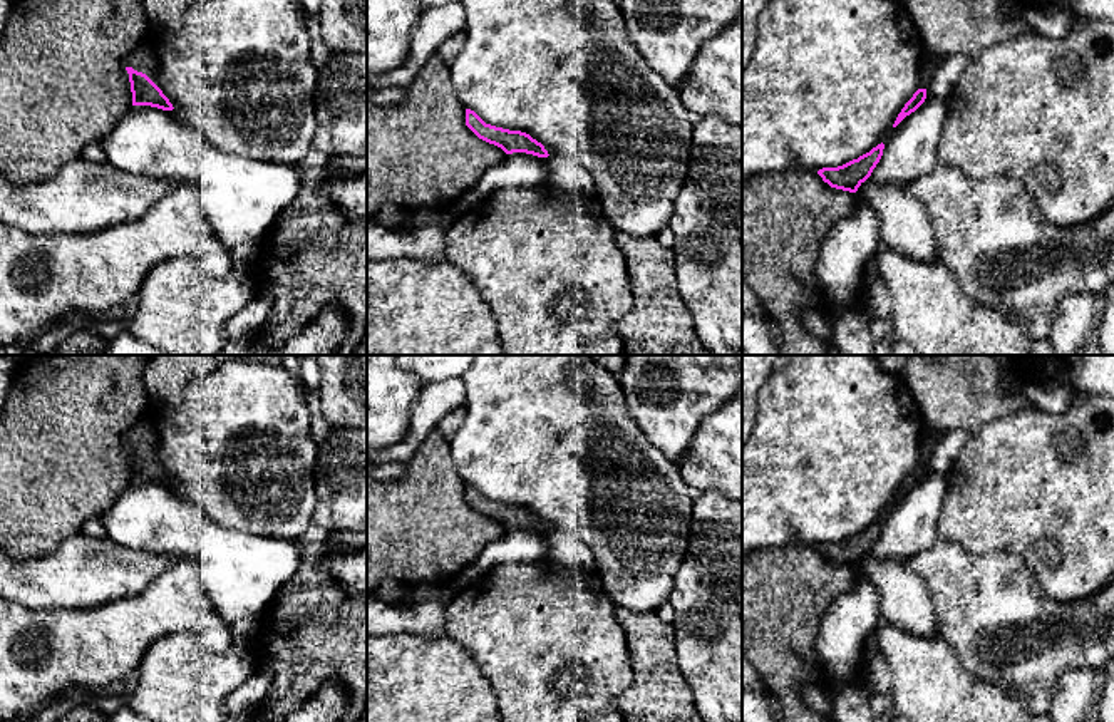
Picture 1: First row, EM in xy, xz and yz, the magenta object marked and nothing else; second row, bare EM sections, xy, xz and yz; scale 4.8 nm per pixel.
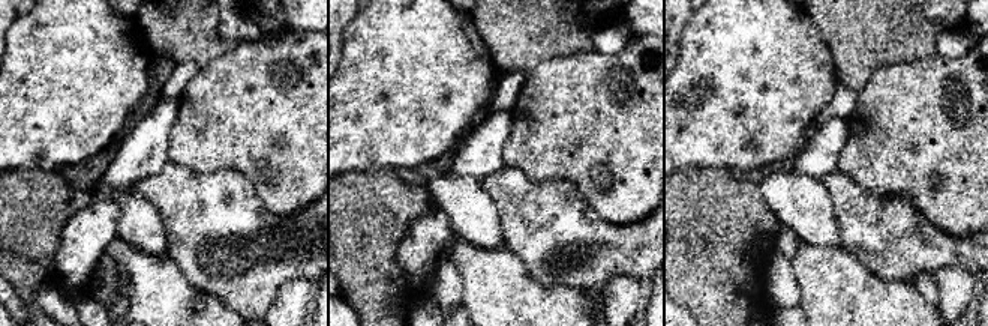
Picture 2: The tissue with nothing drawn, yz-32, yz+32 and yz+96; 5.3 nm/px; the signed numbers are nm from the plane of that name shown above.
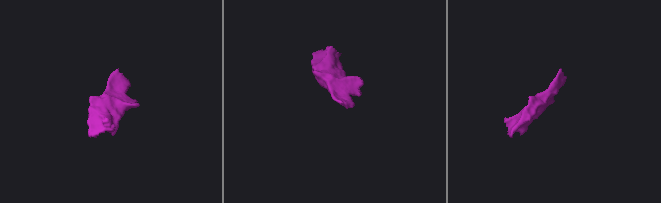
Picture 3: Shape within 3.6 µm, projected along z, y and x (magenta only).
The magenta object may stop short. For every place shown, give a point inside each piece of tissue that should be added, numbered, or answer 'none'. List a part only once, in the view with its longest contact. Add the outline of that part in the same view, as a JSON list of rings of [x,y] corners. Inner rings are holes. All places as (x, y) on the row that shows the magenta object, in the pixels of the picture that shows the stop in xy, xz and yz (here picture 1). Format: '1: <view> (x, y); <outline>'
1: xy (143, 59); [[[141,40],[139,45],[127,54],[124,65],[146,74],[157,85],[157,59],[149,40]]]

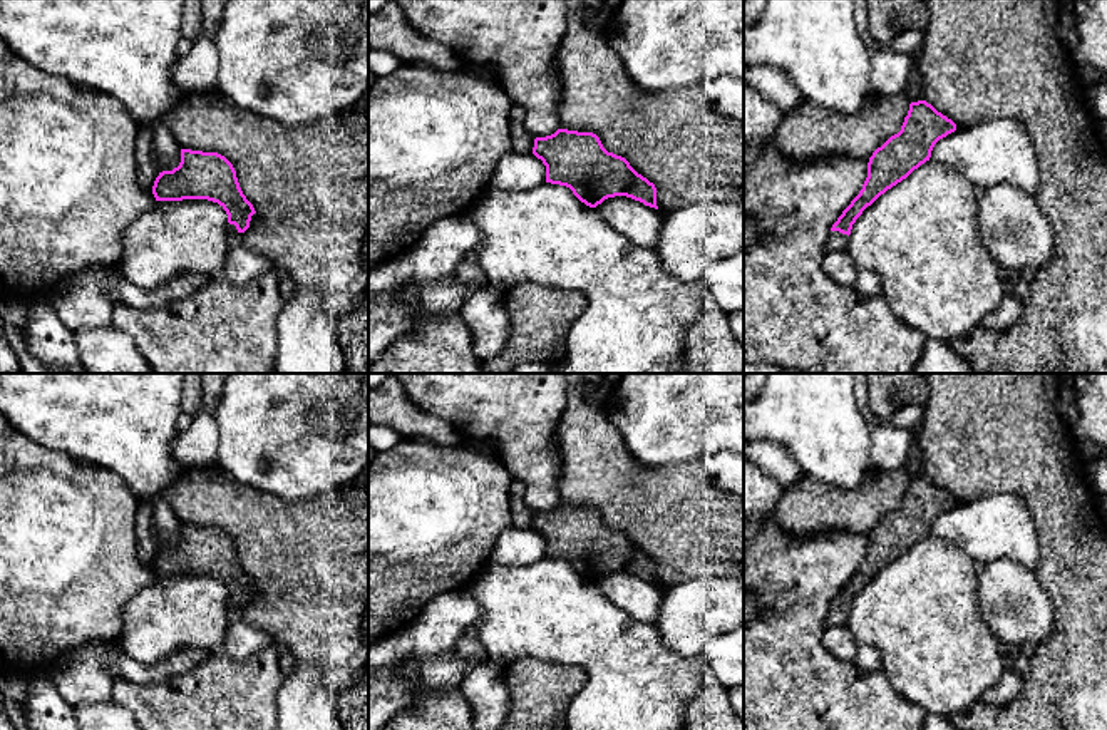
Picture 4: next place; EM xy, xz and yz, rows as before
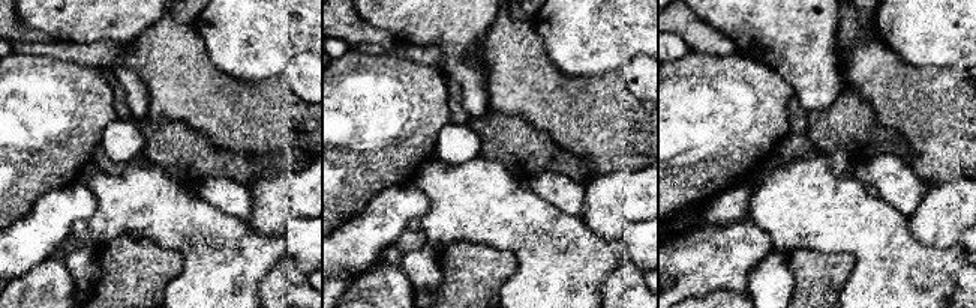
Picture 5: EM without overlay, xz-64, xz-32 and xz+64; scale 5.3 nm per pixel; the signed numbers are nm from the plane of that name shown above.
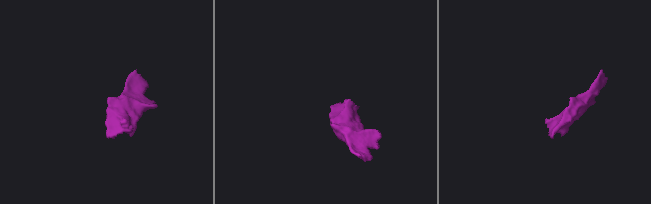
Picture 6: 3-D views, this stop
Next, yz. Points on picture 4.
1: yz (836, 240); [[[831,231],[827,239],[827,251],[847,249],[849,236],[839,231]]]

